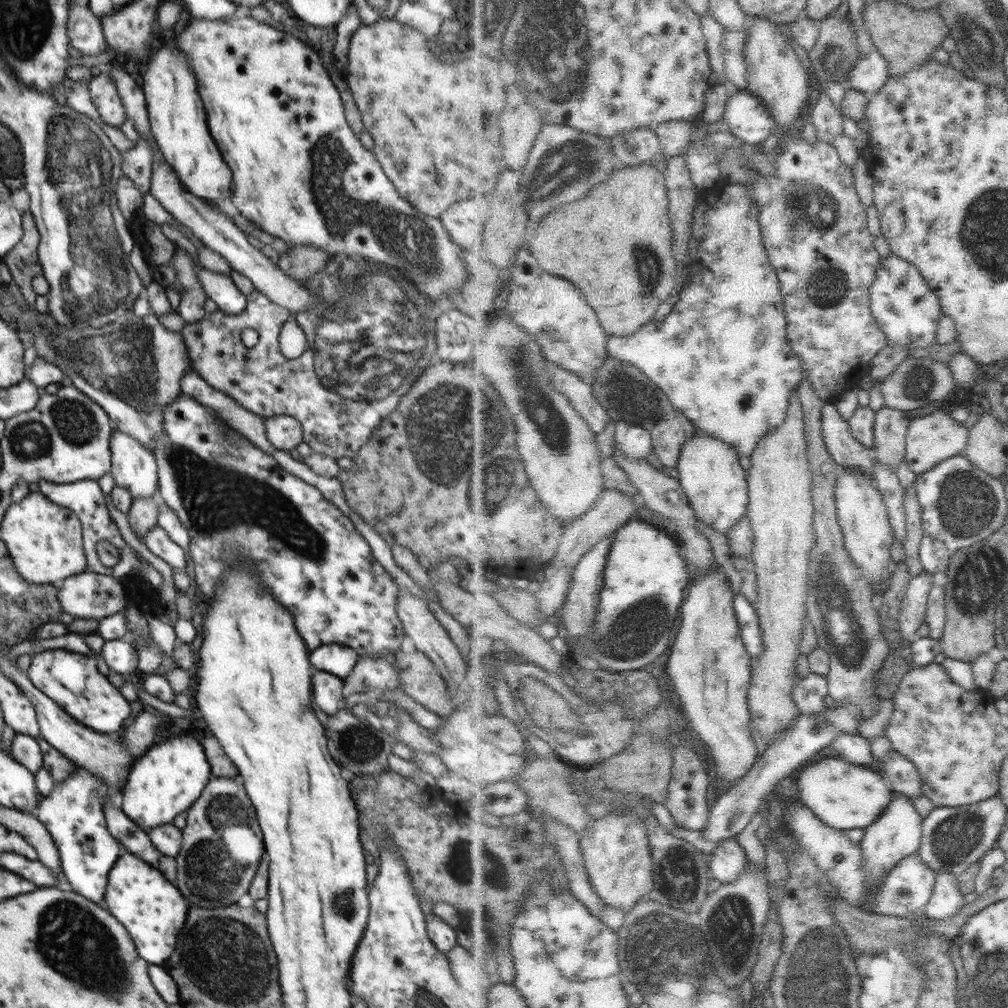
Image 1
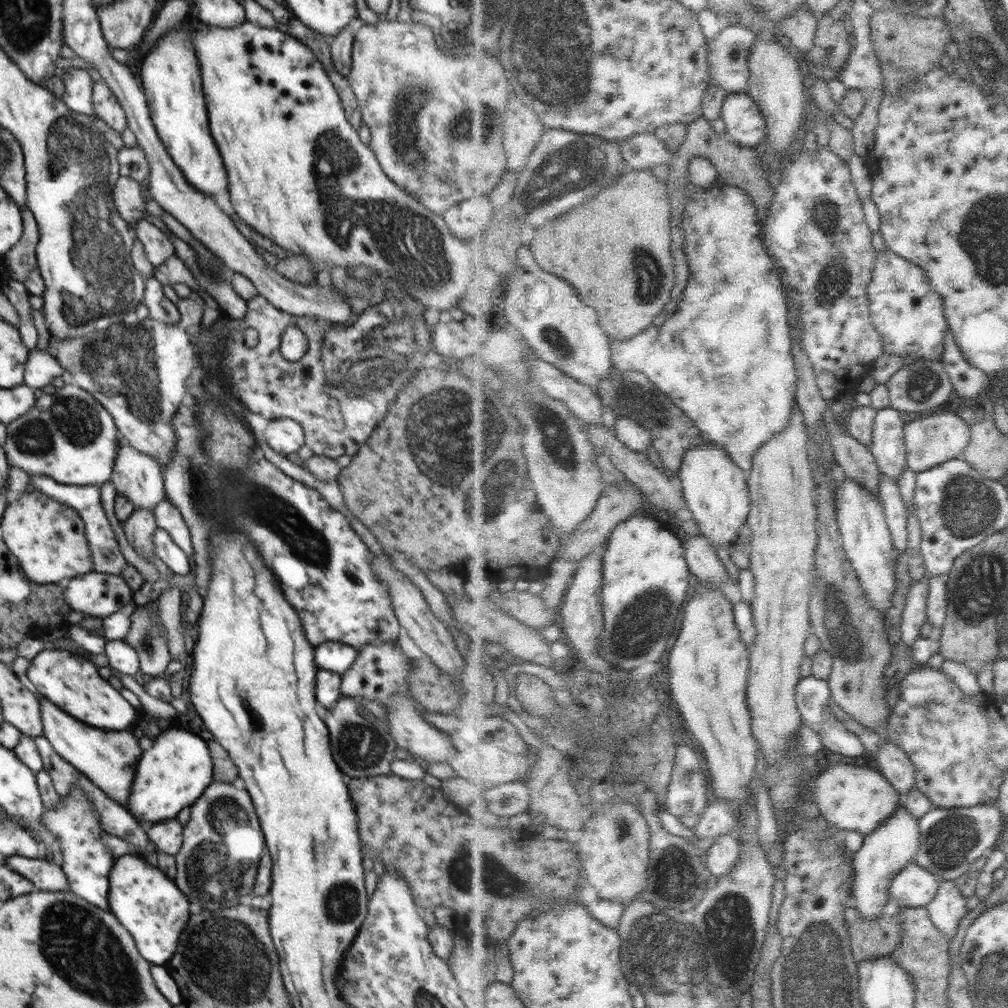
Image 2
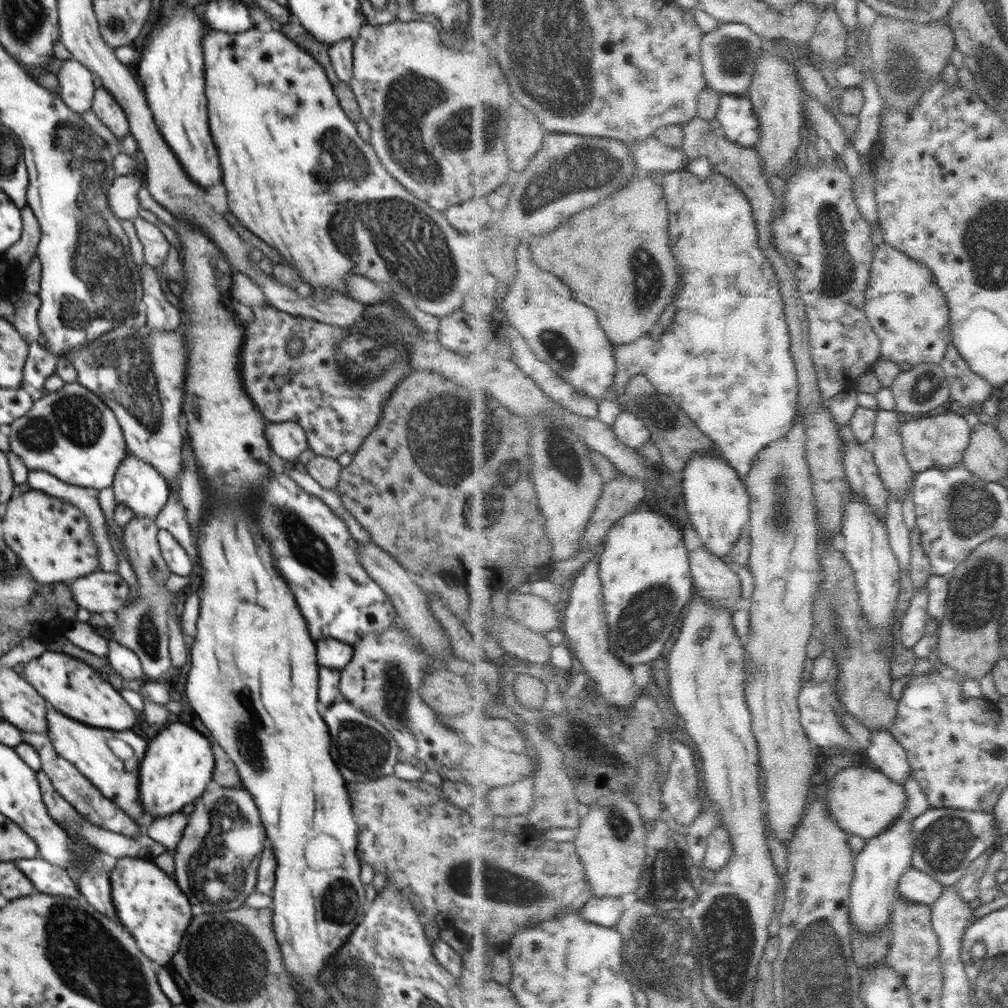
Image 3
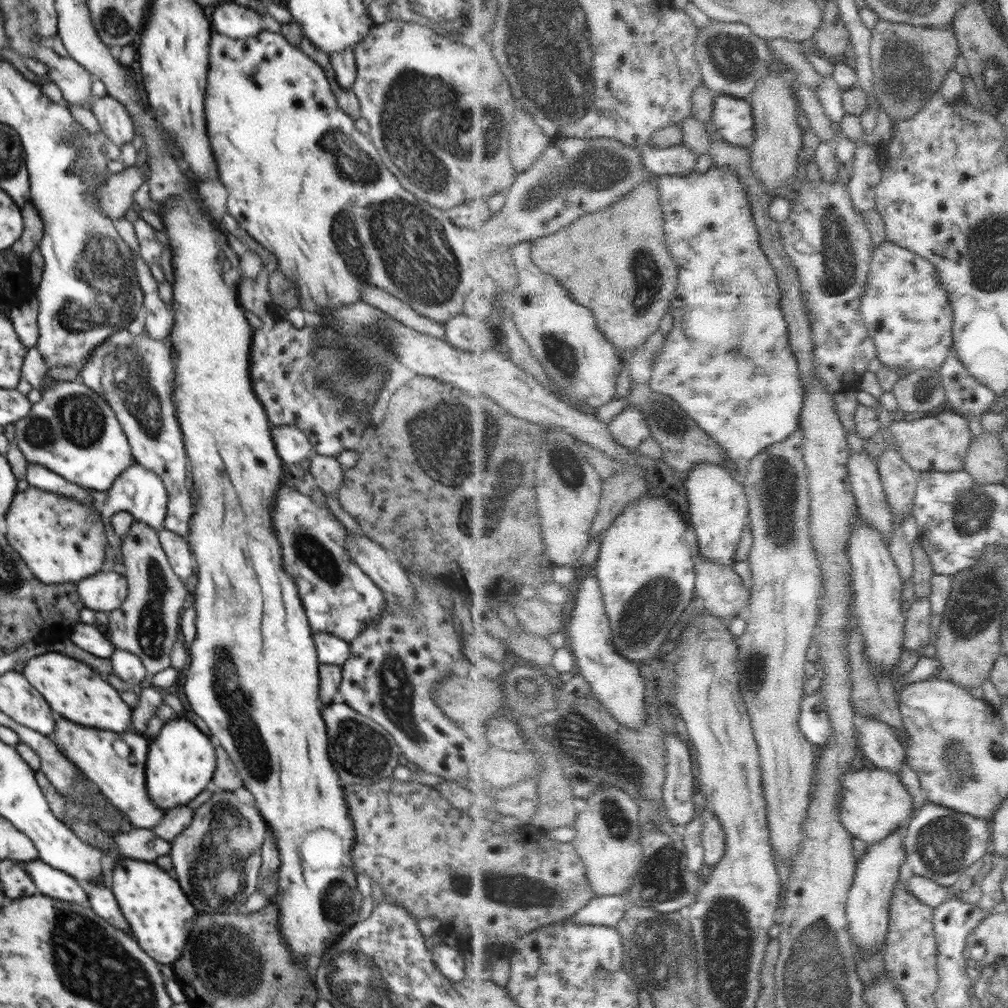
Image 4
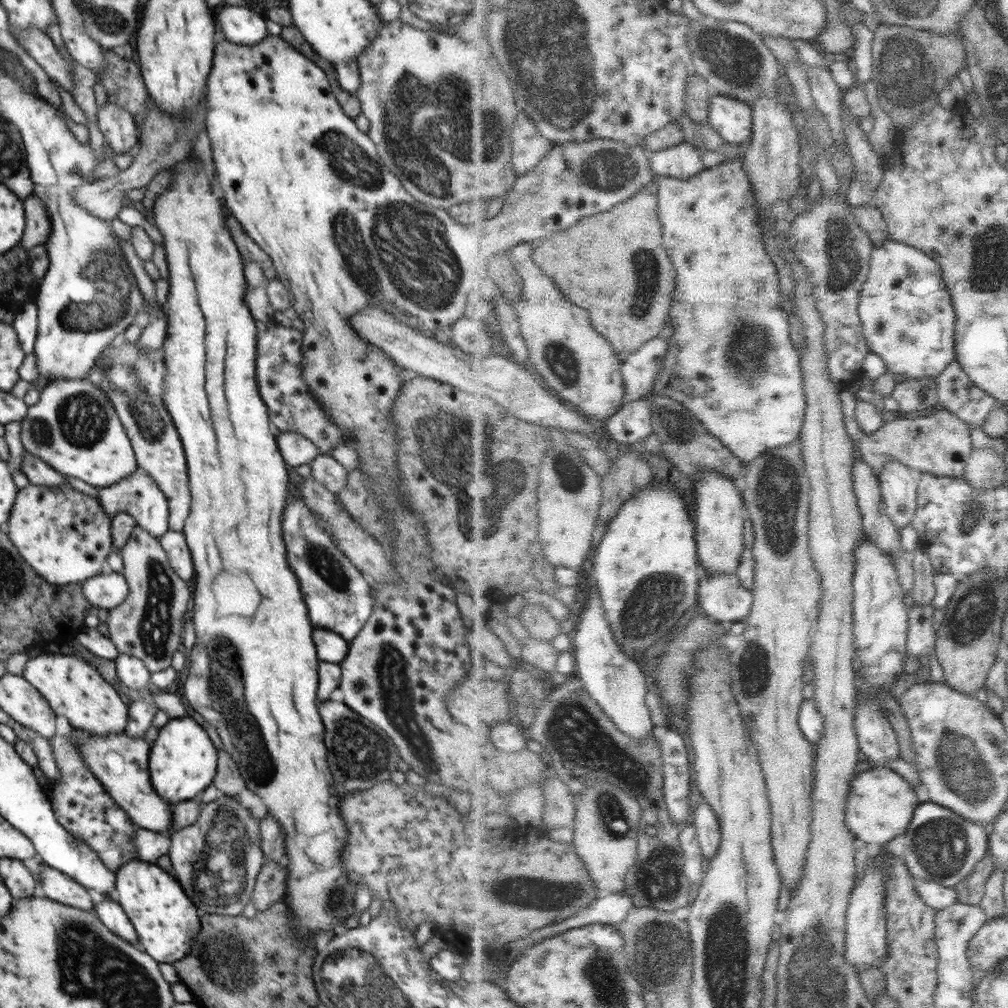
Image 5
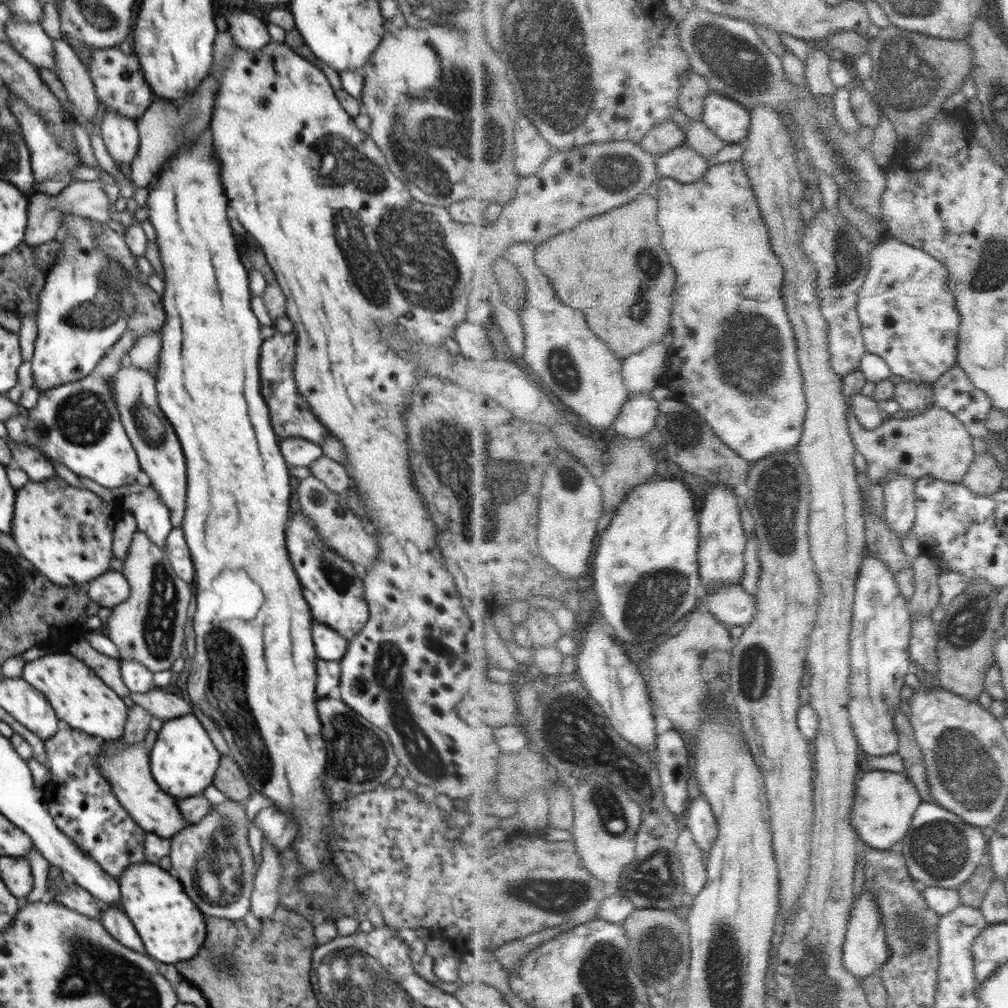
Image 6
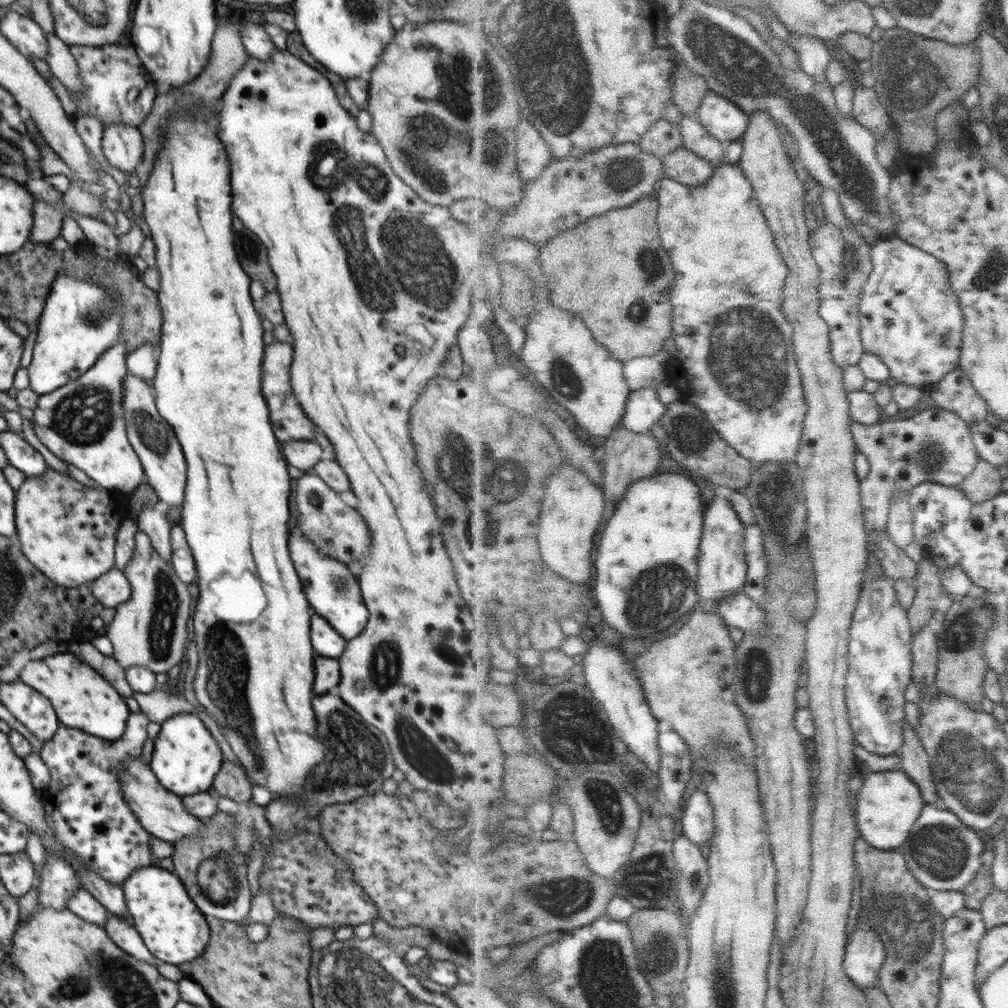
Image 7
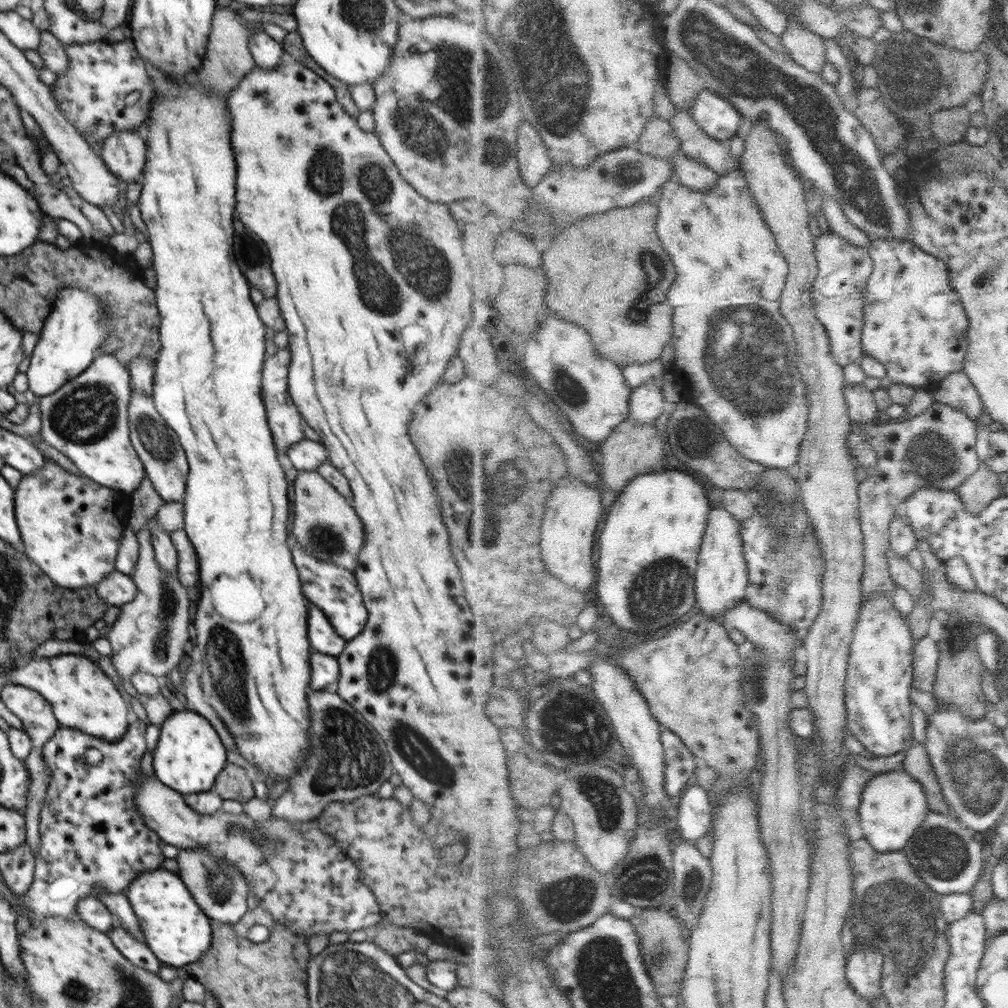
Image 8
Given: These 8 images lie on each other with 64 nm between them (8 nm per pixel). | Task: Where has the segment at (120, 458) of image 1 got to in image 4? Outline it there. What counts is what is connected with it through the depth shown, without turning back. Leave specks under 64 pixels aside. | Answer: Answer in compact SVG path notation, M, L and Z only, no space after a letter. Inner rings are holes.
M135 461L128 466L118 477L115 482L108 488L107 498L104 504L97 504L96 509L100 512L101 522L104 526L105 536L108 539L110 553L117 557L120 564L124 566L123 554L121 551L121 541L112 527L112 515L120 511L128 511L135 521L144 522L150 528L154 528L159 533L163 529L164 515L167 509L167 492L160 476L148 470Z

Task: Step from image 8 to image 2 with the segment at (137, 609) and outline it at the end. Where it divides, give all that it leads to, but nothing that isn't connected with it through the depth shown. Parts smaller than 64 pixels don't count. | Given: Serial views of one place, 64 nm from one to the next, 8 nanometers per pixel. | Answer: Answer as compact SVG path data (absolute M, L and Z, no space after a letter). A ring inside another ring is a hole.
M136 507L125 524L126 539L132 544L134 551L154 566L152 557L156 554L154 554L152 538L157 530L154 510ZM156 599L138 605L138 610L130 616L130 630L122 641L136 650L141 679L164 676L163 671L168 666L171 653L158 626L160 608Z

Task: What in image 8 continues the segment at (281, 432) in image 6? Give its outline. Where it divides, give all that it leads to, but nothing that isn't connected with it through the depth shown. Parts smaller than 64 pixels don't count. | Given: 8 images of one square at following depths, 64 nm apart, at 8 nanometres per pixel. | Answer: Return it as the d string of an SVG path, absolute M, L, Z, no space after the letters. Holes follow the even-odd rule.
M289 347L277 348L276 353L272 357L267 357L262 368L262 384L261 396L267 411L267 423L269 424L274 445L277 449L277 454L287 454L287 451L292 444L301 441L305 438L304 430L302 429L302 419L296 404L292 401L288 391L287 374L291 361L291 352Z

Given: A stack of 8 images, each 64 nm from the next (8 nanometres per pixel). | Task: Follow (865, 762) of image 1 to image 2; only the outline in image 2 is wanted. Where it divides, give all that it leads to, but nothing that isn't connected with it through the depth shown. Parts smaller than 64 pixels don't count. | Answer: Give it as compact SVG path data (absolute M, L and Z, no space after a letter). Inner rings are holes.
M810 675L800 681L798 689L799 709L803 712L803 720L806 720L808 725L814 727L822 737L824 737L824 746L832 750L834 753L840 753L846 759L855 763L865 763L863 758L868 758L868 750L864 740L846 727L834 712L832 705L835 703L832 695L831 682L829 679L818 678L818 676Z

